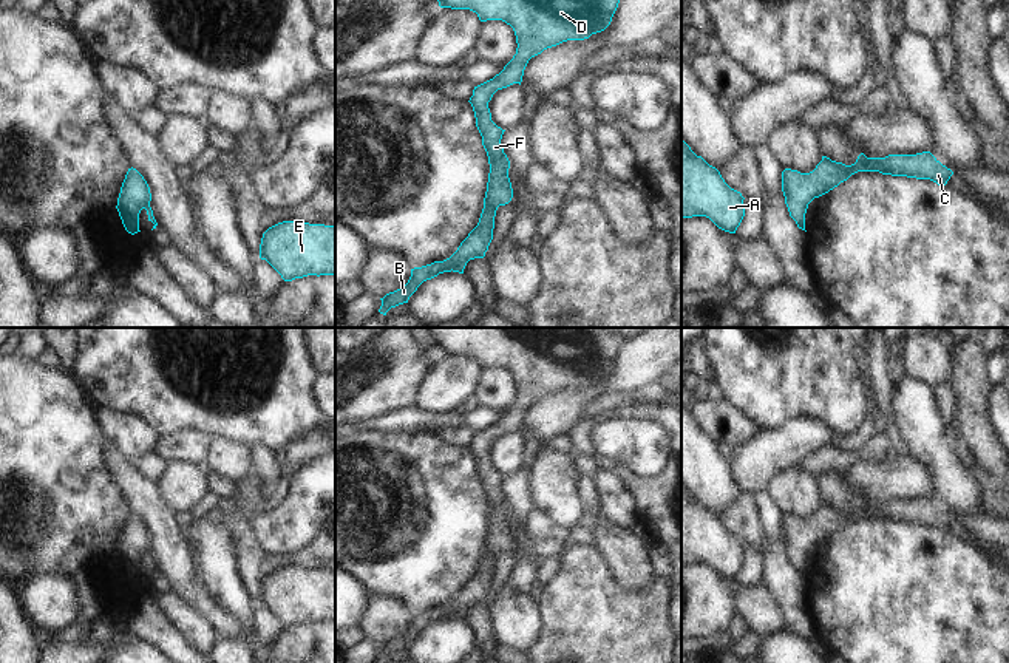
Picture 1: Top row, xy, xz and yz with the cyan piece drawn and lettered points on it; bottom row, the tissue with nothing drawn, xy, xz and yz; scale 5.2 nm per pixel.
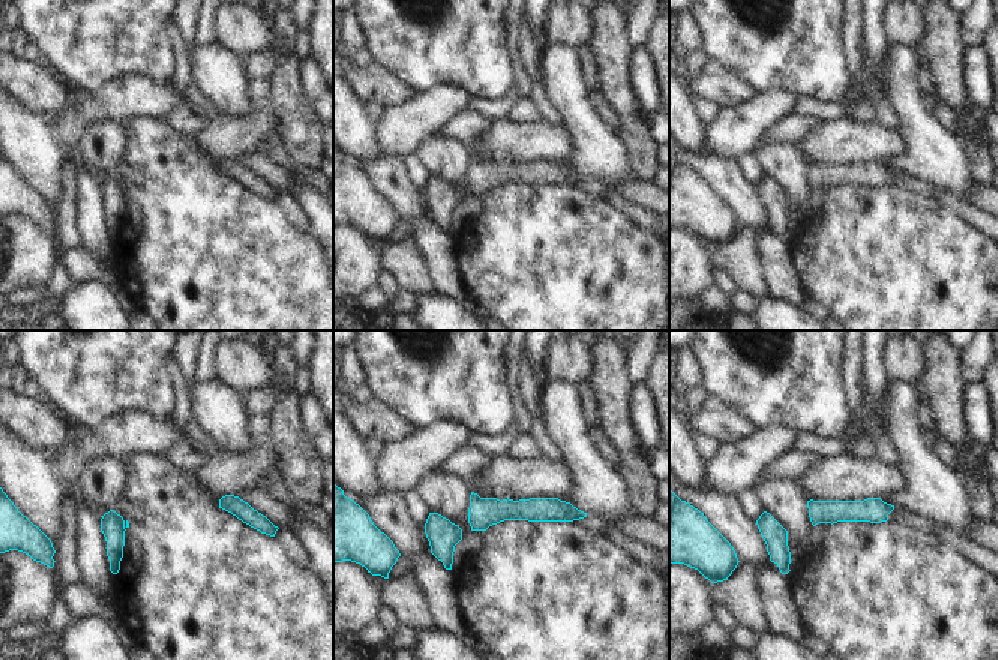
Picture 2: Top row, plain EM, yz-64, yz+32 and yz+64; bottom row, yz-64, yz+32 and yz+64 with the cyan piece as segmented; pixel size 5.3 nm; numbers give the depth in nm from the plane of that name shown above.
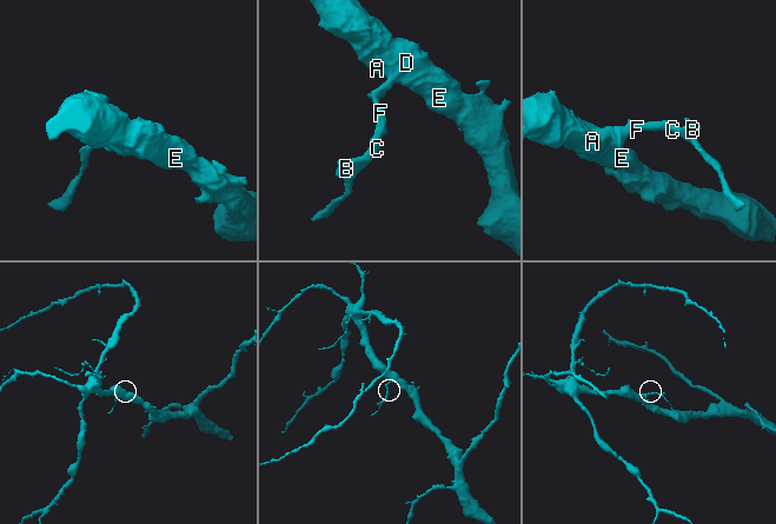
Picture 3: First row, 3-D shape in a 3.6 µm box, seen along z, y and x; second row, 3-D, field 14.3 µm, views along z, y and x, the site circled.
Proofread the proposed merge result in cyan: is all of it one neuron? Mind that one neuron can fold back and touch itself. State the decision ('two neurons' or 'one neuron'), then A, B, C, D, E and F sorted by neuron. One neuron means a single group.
one neuron; groups A B C D E F

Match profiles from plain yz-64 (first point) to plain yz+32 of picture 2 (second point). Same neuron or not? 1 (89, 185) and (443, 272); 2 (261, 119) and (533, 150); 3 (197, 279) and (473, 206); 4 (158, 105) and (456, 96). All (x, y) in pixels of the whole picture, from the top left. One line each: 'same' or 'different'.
1: same
2: same
3: different
4: same

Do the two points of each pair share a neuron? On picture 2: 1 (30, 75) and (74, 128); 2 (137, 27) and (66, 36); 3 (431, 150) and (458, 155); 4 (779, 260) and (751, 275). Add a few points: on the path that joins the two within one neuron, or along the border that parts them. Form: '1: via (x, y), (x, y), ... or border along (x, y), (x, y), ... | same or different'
1: border along (74, 96), (59, 113) | different
2: via (119, 27), (84, 27) | same
3: via (437, 155), (452, 155) | same
4: border along (755, 234), (769, 293) | different

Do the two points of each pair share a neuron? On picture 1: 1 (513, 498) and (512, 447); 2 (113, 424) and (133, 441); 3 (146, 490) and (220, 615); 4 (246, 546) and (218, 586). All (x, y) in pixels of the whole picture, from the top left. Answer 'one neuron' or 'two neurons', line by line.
1: two neurons
2: one neuron
3: one neuron
4: two neurons

